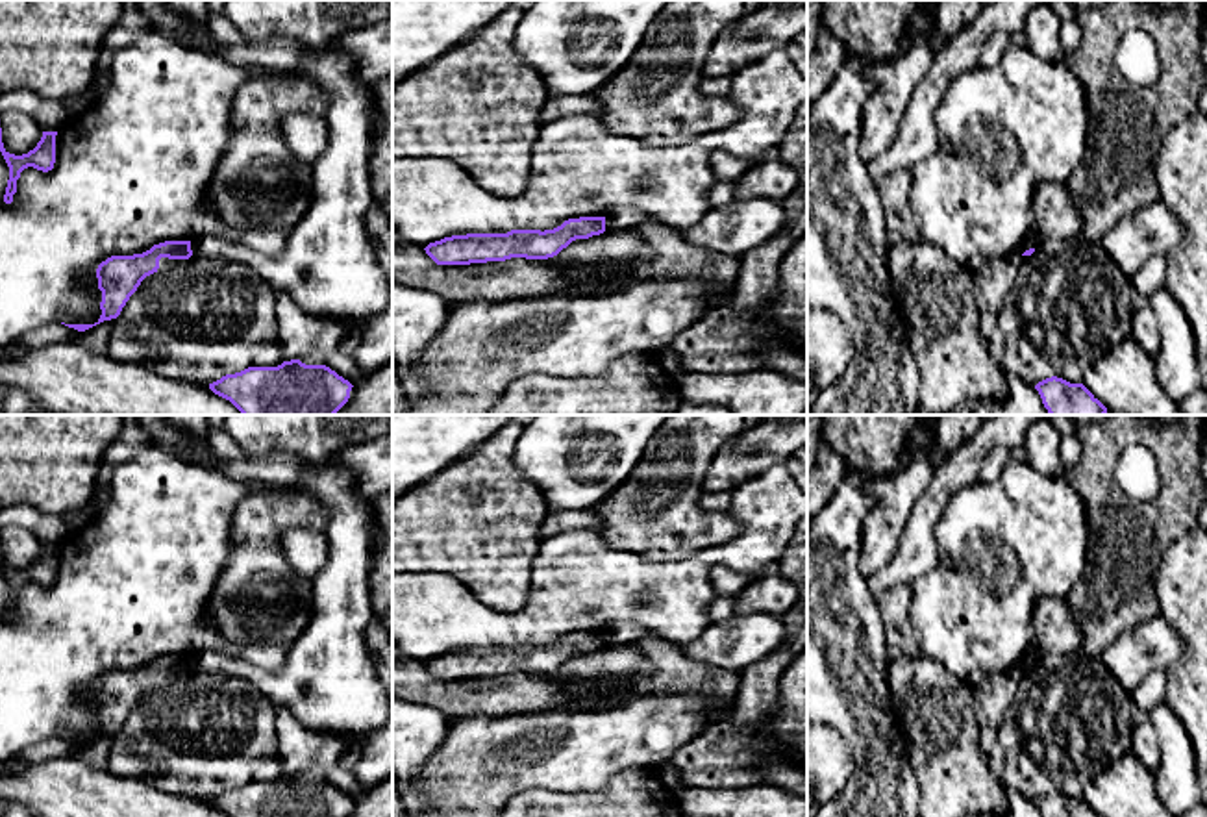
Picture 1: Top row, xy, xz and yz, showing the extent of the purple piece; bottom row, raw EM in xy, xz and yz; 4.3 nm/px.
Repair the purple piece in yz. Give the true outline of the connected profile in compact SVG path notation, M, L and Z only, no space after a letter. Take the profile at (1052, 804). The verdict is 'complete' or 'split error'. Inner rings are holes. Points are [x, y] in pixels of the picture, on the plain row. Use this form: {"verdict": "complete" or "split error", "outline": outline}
{"verdict": "complete", "outline": "M1051 791L1035 800L1042 817L1100 817L1083 798Z"}

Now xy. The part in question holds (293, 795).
{"verdict": "complete", "outline": "M300 774L278 782L248 782L209 798L230 817L348 817L352 798L326 780Z"}

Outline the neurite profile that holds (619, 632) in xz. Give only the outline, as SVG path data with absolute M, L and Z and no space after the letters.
M615 624L605 630L605 645L607 647L624 643L624 641L635 641L641 637L657 637L657 635L650 634L648 630L644 630L639 624Z

